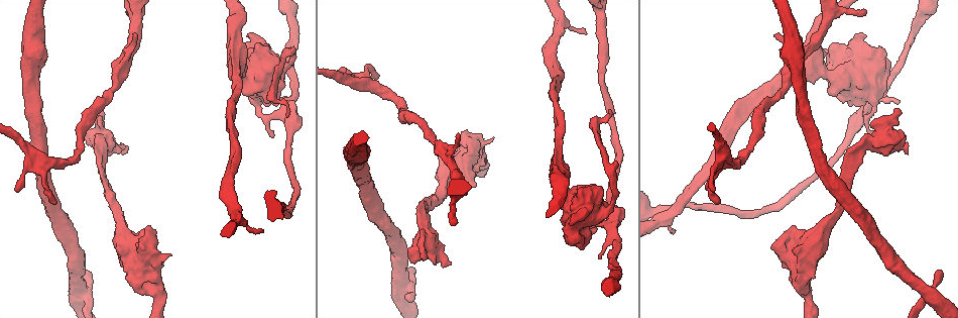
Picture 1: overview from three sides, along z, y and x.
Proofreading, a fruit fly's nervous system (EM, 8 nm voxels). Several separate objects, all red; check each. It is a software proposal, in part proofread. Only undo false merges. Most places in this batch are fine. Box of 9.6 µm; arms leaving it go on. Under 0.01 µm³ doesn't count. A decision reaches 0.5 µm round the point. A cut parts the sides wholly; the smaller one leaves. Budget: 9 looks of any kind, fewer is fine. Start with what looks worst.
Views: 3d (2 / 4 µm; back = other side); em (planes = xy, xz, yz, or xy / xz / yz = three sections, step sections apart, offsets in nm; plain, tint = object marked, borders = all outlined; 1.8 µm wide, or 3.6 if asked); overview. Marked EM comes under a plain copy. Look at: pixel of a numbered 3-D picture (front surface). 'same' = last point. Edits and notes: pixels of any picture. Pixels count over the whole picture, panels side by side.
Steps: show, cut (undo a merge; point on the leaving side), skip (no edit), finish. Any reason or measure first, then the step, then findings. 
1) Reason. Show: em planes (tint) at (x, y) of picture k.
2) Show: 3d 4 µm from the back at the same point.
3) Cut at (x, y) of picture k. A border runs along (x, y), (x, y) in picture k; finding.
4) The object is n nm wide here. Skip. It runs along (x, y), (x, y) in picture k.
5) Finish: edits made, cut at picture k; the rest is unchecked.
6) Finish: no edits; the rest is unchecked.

Sharp bend. Show: em xy step 8 (tint) at (401, 281) of picture 1.

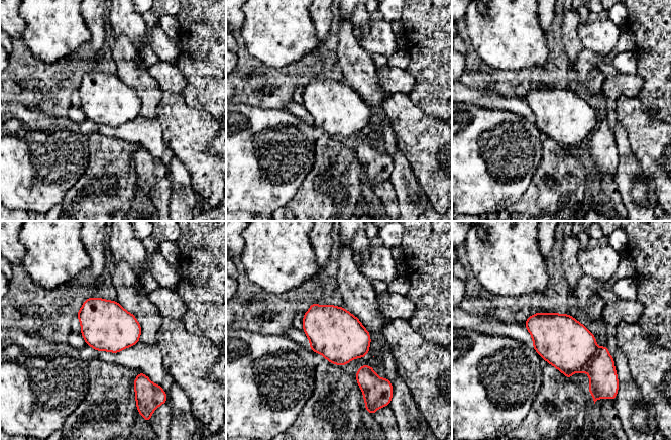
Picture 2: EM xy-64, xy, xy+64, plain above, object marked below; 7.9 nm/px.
Cut at (603, 380) of picture 2. A border runs along (598, 348), (585, 371) in picture 2; two neurons meet here.

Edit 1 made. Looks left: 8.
Sudden change in width. Show: 3d 4 µm at (285, 66) of picture 1.

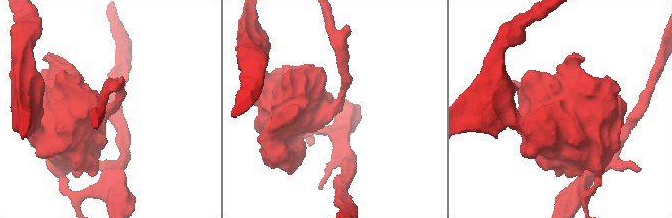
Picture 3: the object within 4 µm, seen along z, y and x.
Shape alone is not enough. Show: em 3.6 µm planes (tint) at (332, 107) of picture 3.

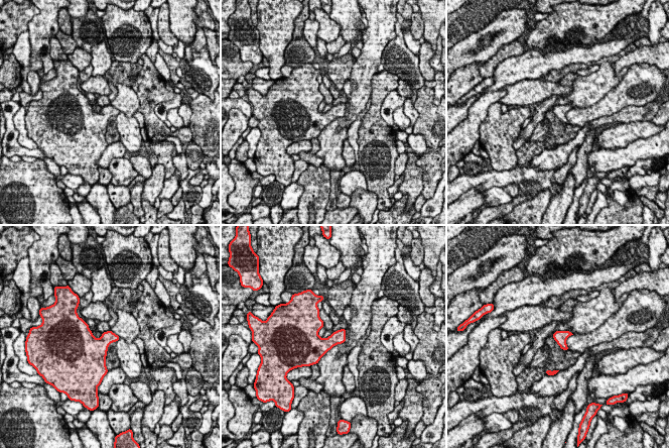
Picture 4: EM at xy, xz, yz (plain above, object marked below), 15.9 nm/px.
Skip. All the same neuron.

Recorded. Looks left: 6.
Finish: edits made, cut at picture 2; the rest is unchecked.

